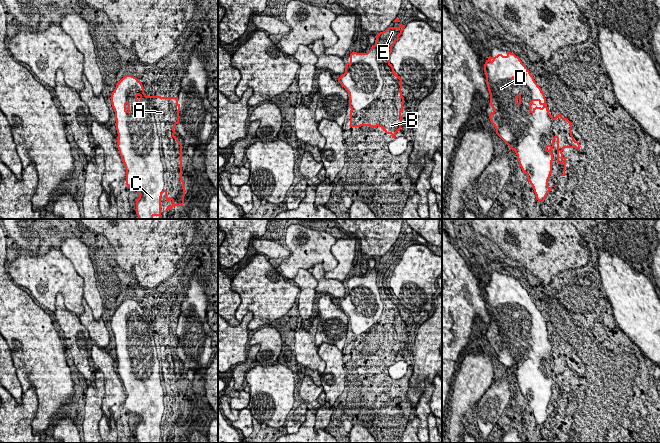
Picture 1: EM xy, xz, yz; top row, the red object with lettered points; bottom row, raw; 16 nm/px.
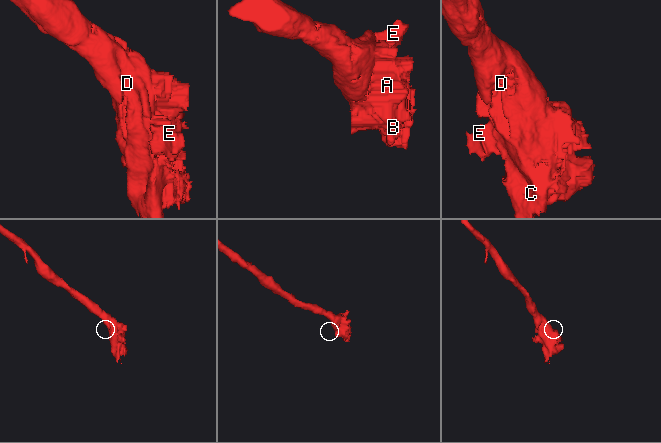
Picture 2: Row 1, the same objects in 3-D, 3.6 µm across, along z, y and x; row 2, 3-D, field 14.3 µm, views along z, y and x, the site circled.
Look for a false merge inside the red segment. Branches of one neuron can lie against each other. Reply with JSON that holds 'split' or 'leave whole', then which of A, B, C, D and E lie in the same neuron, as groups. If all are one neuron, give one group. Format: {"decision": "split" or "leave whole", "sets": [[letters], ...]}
{"decision": "leave whole", "sets": [["A", "B", "C", "D", "E"]]}

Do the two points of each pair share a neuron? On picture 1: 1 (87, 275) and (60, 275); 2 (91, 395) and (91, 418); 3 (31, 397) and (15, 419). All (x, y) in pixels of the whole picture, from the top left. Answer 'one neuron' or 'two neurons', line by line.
1: two neurons
2: one neuron
3: one neuron

